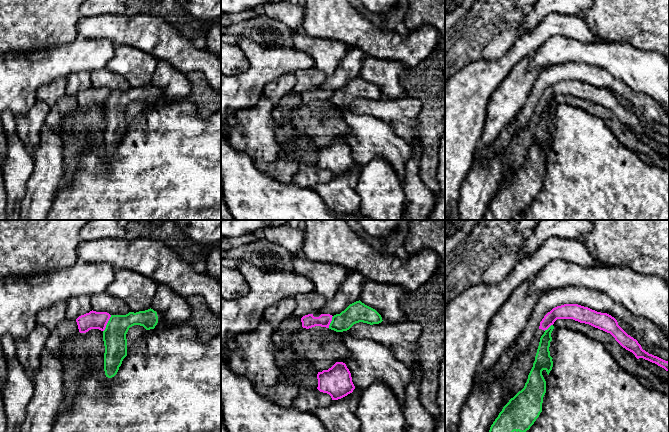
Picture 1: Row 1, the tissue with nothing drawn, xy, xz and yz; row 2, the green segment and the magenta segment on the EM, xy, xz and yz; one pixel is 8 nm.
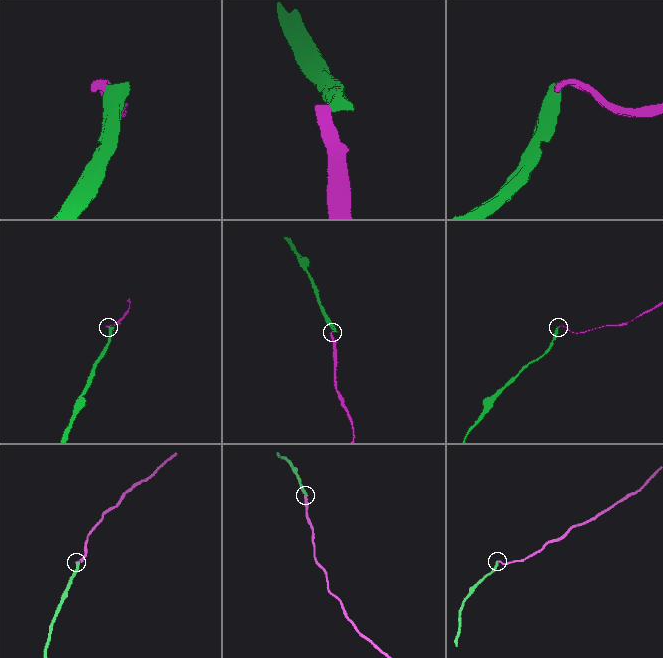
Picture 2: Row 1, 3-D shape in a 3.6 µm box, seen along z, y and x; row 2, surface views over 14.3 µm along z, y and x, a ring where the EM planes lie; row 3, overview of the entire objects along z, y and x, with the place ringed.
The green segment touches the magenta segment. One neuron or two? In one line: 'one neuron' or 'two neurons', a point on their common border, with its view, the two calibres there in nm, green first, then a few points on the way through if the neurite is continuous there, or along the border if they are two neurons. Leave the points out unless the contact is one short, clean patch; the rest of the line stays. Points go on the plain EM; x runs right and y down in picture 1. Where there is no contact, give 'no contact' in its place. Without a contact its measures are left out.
two neurons; meets green in xy at (107, 99); 190 nm thick on the green side, 140 nm on the other; border along xy (111, 91), (103, 107)

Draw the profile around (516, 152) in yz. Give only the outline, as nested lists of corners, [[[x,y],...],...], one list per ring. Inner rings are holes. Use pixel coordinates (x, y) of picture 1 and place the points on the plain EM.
[[[564,80],[553,84],[544,92],[540,98],[539,105],[536,107],[526,126],[513,136],[507,146],[503,176],[499,189],[509,176],[524,164],[535,137],[540,114],[557,95],[573,95],[610,109],[623,124],[632,128],[637,135],[643,134],[669,147],[668,137],[643,126],[638,117],[628,111],[611,91],[597,88],[578,80]]]

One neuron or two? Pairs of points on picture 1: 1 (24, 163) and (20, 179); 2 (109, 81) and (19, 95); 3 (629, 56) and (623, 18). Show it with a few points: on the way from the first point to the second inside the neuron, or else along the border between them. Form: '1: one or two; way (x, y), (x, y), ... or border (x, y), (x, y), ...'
1: one; way (20, 167), (20, 175)
2: two; border (105, 67), (93, 70), (90, 73)
3: two; border (604, 40), (627, 42), (639, 49), (649, 51)

